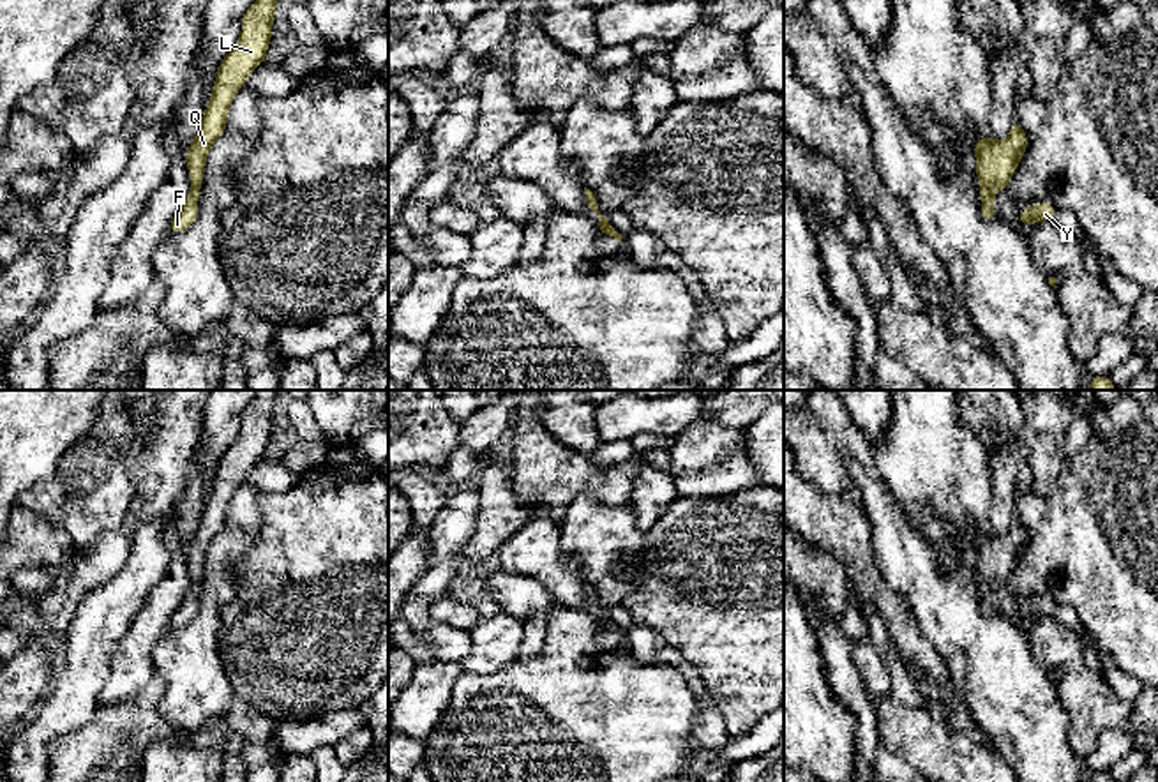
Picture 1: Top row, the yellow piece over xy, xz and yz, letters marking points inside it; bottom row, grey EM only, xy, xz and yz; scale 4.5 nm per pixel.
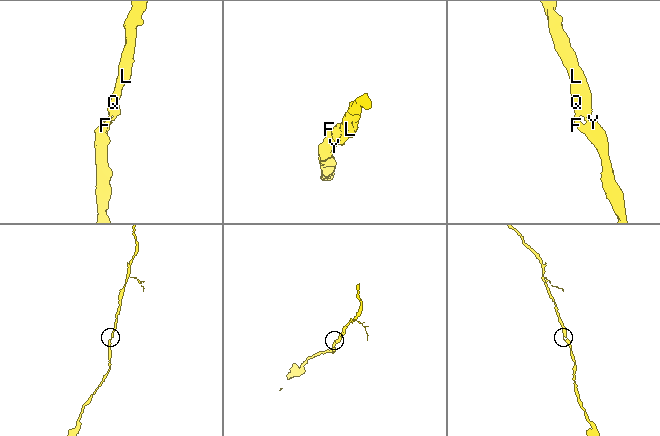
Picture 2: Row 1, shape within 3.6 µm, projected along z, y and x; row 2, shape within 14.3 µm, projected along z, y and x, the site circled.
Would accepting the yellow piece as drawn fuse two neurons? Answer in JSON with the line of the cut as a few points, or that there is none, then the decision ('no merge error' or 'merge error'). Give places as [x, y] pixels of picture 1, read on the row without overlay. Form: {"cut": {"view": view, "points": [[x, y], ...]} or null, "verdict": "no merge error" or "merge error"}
{"cut": null, "verdict": "no merge error"}

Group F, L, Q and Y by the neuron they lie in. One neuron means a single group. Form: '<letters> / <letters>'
F L Q Y

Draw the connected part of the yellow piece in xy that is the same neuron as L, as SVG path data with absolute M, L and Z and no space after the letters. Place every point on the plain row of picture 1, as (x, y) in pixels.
M259 390L259 394L242 411L242 429L237 440L217 462L208 501L201 512L198 530L185 549L192 584L182 604L173 613L168 628L189 625L198 613L198 597L207 551L214 537L226 526L228 507L237 487L245 480L254 464L267 455L275 401L275 390Z

